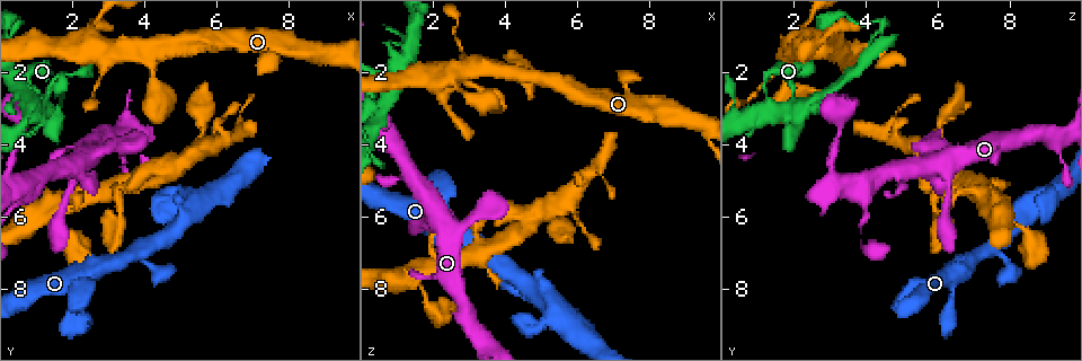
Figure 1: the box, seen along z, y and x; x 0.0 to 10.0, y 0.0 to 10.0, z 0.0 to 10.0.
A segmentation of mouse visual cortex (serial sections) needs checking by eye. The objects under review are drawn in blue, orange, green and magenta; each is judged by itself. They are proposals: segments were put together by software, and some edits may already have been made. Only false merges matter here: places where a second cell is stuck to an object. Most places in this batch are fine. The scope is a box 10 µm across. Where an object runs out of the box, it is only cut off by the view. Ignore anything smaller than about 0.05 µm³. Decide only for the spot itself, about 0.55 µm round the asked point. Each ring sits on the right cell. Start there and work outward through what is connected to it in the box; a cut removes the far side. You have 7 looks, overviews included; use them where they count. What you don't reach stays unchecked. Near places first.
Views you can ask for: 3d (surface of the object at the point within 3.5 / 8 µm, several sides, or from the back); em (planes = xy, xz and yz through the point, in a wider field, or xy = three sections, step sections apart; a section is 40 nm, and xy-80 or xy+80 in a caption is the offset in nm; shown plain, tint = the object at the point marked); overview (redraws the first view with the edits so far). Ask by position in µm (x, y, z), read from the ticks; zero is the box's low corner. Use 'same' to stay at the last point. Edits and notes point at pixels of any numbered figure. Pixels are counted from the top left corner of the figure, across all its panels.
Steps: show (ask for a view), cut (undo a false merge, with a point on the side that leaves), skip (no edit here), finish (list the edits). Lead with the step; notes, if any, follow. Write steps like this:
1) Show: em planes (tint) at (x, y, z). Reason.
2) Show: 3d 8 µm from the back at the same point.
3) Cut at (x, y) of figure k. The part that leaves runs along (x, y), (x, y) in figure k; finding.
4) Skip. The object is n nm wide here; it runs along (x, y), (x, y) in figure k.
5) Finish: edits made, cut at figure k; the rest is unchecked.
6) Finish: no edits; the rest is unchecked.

Show: 3d 3.5 µm from the back at (2.90, 1.50, 2.15). Sharp bend.

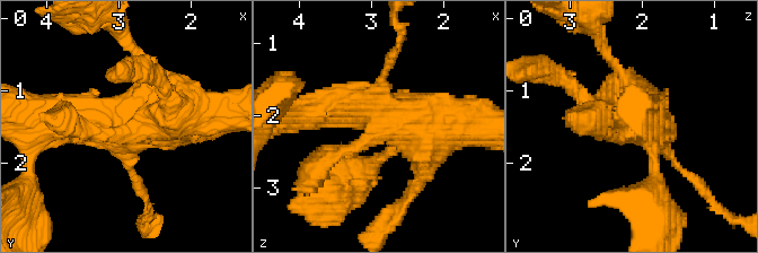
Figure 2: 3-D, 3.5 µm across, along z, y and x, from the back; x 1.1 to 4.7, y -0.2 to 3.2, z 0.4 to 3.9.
Show: em xy step 3 (tint) at (2.90, 1.60, 2.15).

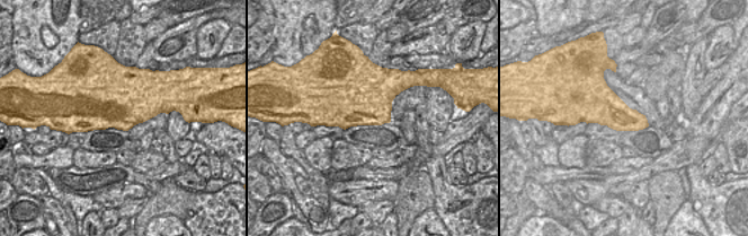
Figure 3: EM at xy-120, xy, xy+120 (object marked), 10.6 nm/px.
Skip. It runs along (326, 111), (475, 122) in figure 2; one cell here.

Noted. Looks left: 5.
Show: 3d 3.5 µm at (4.35, 2.60, 1.80). Thin neck.

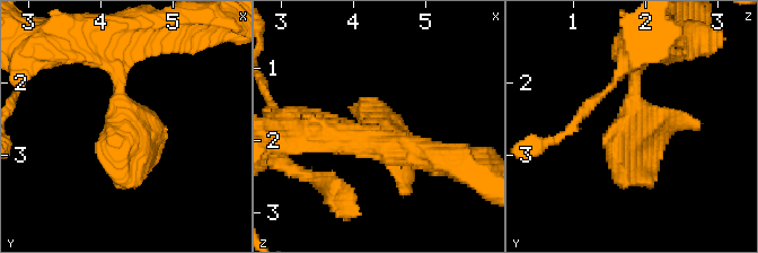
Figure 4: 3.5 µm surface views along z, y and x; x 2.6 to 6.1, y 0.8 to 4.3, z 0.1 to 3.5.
Show: em xy step 2 (tint) at (4.35, 2.55, 1.80). Need the tissue.

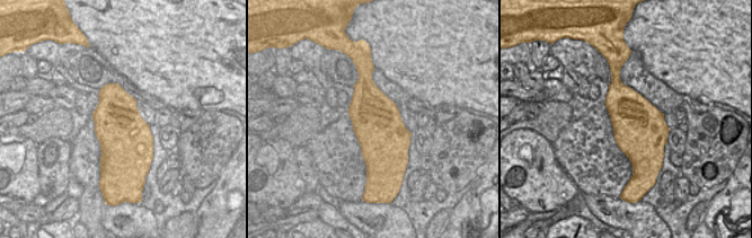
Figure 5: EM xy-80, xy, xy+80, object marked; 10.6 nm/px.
Skip. It runs along (648, 51), (615, 172) in figure 4; continuous, no second cell.

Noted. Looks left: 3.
Show: 3d 3.5 µm at (1.05, 2.90, 2.15). Small branch off a trunk.

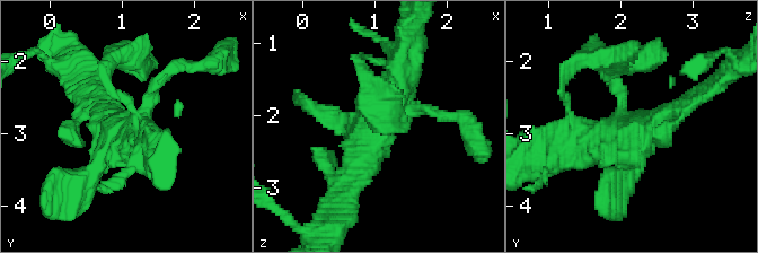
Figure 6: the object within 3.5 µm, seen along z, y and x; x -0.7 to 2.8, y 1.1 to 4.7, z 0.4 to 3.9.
Show: em planes (tint) at (1.05, 3.00, 2.15). 4 arms meet here; the arms are 200, 250, 350, 500 nm wide; now the EM.

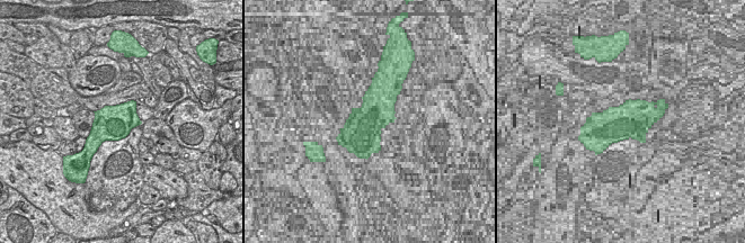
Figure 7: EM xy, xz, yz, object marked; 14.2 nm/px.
Skip. One cell here.

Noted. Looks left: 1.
Finish: no edits; the rest is unchecked.

